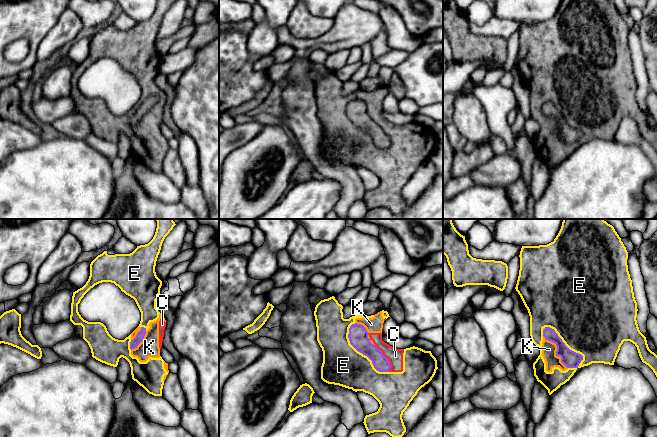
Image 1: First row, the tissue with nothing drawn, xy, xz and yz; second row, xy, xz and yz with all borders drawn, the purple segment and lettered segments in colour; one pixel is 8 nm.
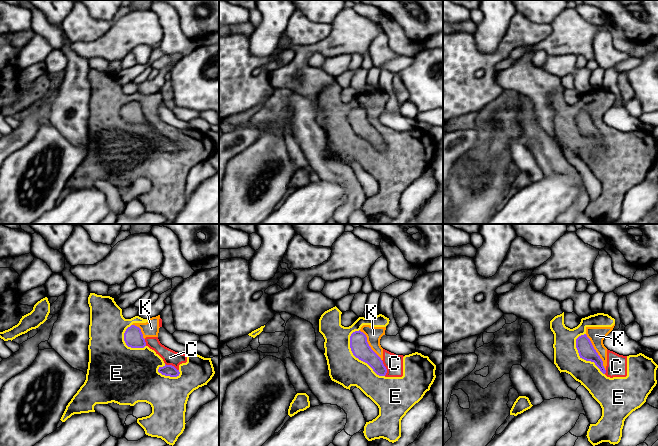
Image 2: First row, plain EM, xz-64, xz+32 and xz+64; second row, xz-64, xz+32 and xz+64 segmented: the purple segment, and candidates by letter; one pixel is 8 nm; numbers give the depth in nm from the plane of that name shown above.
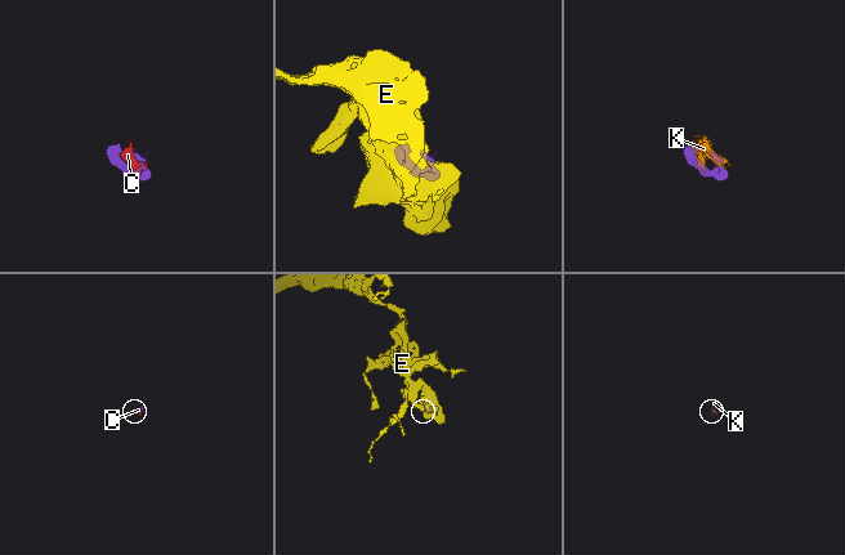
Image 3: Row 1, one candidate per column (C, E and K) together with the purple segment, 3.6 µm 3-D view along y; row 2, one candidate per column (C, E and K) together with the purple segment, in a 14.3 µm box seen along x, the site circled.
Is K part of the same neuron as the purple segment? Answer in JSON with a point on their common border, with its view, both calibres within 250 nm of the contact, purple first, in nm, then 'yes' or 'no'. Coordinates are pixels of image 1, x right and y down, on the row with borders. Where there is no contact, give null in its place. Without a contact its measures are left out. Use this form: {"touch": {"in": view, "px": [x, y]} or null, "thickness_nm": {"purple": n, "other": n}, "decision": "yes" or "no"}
{"touch": {"in": "yz", "px": [557, 350]}, "thickness_nm": {"purple": 140, "other": 120}, "decision": "no"}

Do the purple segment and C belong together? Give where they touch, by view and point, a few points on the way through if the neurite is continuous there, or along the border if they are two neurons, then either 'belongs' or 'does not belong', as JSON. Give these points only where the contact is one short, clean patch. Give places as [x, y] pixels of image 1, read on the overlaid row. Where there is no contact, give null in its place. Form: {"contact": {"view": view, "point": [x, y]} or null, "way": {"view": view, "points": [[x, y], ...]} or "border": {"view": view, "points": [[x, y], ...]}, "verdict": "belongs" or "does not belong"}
{"contact": {"view": "xz", "point": [386, 358]}, "verdict": "does not belong"}

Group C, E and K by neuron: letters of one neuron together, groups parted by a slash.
C E K

